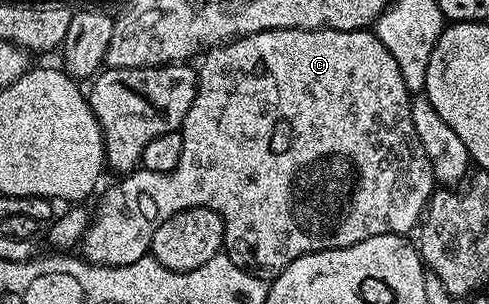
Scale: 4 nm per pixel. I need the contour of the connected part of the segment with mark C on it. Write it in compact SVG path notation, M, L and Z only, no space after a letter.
M278 28L265 30L257 34L241 36L229 44L221 44L210 49L202 57L203 65L198 65L199 85L197 98L193 98L193 106L189 106L189 114L183 119L183 149L181 158L172 172L149 172L136 170L126 173L120 184L112 188L102 189L103 197L99 205L93 208L93 219L81 241L82 259L91 264L108 264L109 266L129 266L137 262L137 258L148 255L153 242L153 234L161 222L169 222L173 214L184 212L190 208L208 208L223 220L223 252L239 268L245 268L256 274L278 274L289 262L301 258L310 252L320 252L330 248L353 246L365 238L373 238L381 234L393 233L402 236L410 233L420 223L432 192L436 191L437 181L429 158L425 154L425 146L417 138L417 130L411 117L412 93L405 86L405 78L401 76L401 66L397 66L397 58L385 50L383 43L375 36L374 31L364 30L301 30L300 28Z

